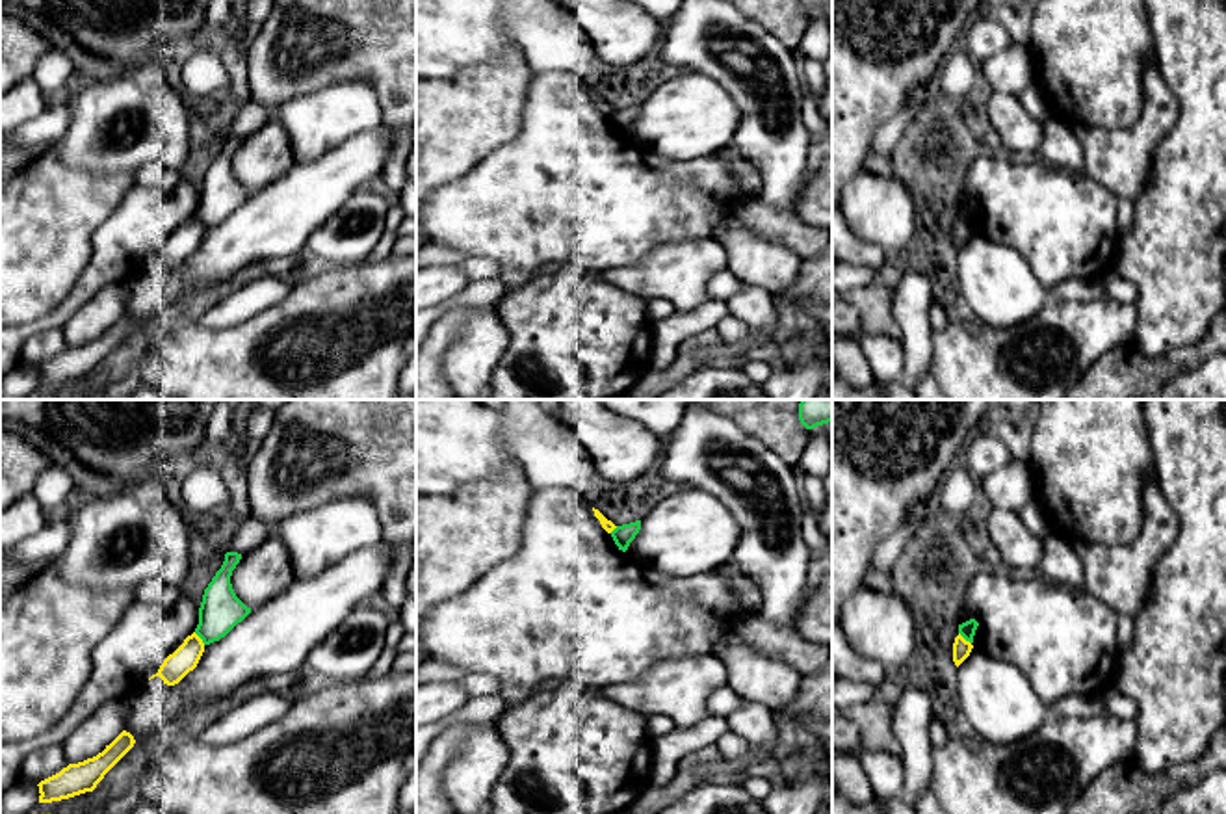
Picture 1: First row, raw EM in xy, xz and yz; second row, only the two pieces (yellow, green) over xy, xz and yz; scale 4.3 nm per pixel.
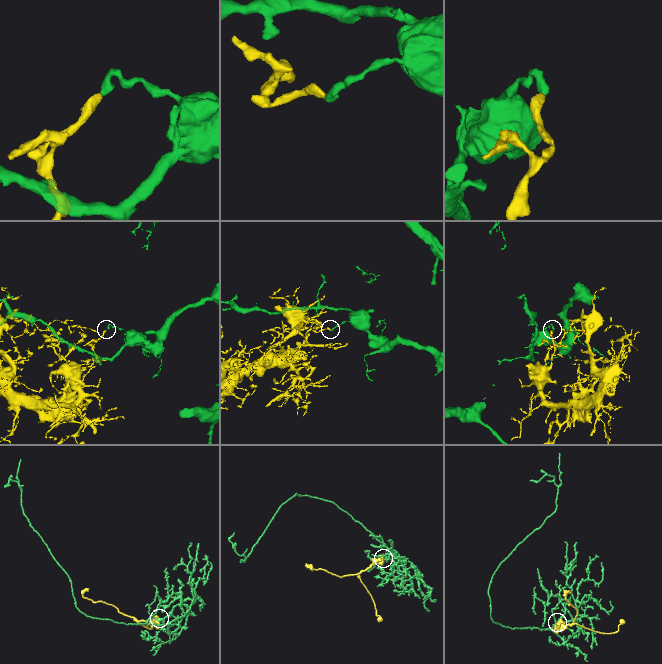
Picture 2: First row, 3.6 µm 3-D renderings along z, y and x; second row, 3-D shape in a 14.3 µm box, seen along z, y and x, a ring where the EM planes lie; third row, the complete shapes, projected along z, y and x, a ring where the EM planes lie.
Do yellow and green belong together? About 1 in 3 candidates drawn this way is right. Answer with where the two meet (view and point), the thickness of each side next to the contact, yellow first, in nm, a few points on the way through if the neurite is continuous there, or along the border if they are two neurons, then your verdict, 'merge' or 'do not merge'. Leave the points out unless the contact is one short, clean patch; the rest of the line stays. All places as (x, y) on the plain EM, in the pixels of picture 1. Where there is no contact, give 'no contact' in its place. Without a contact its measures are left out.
contact xy (199, 222); calibres 110 and 180 nm; border xy (194, 216), (205, 227); do not merge

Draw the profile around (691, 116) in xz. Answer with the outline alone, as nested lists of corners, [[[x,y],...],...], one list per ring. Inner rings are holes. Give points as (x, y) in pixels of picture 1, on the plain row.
[[[680,72],[645,102],[626,138],[658,160],[689,162],[732,145],[741,110],[713,78]]]

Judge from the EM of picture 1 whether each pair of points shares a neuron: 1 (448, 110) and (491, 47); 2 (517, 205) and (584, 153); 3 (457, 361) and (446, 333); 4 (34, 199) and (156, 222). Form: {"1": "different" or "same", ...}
{"1": "different", "2": "same", "3": "different", "4": "different"}

